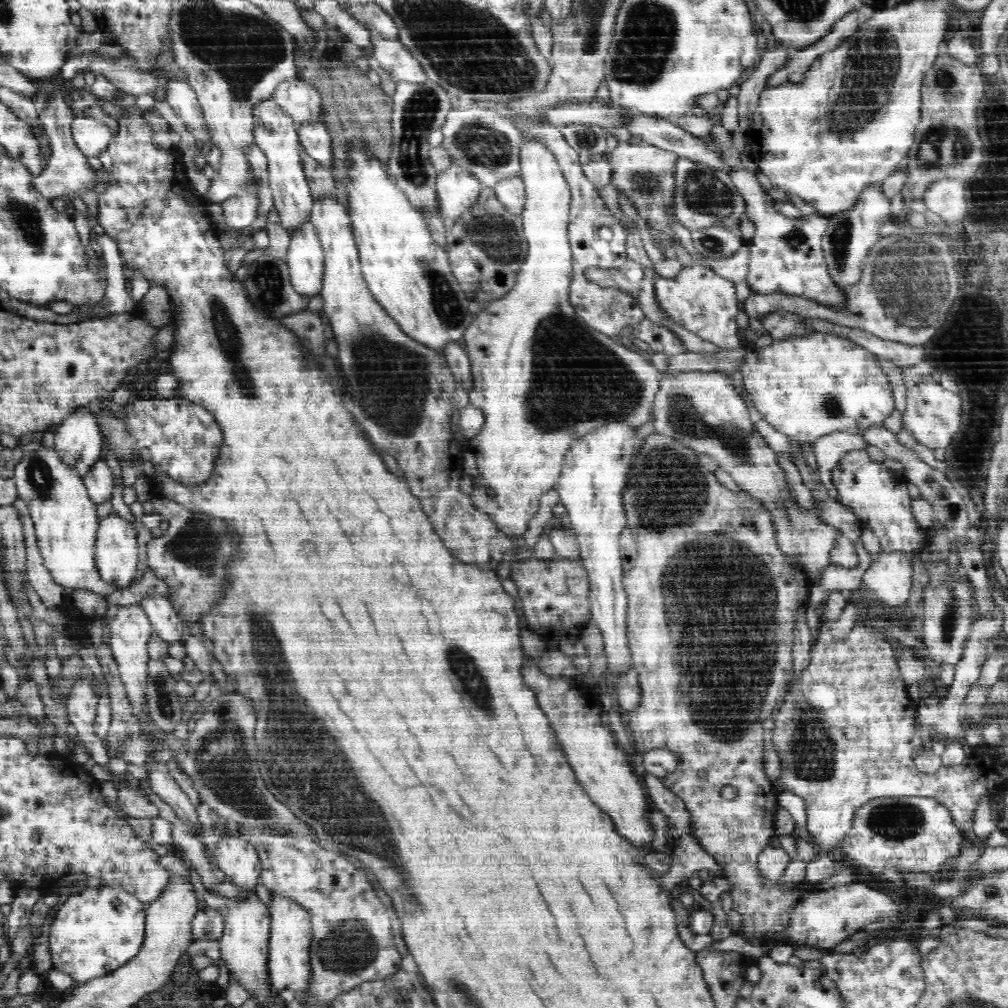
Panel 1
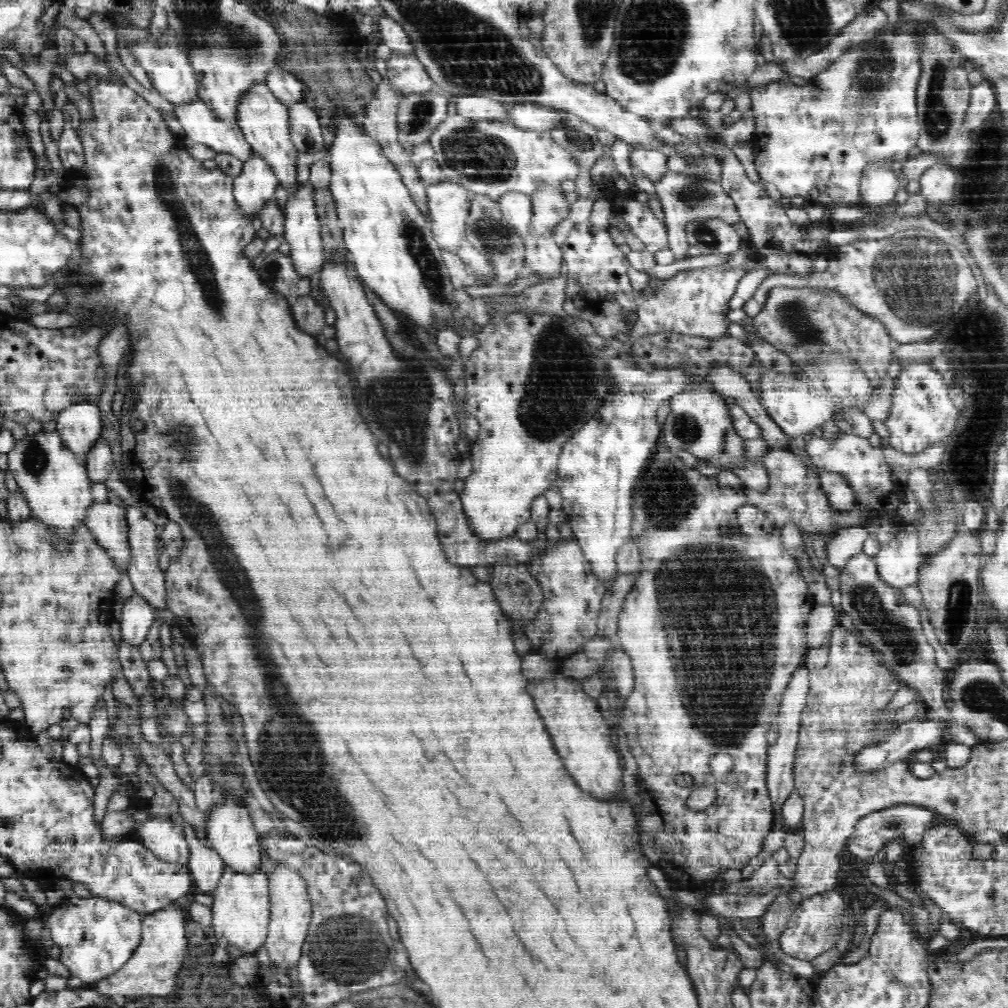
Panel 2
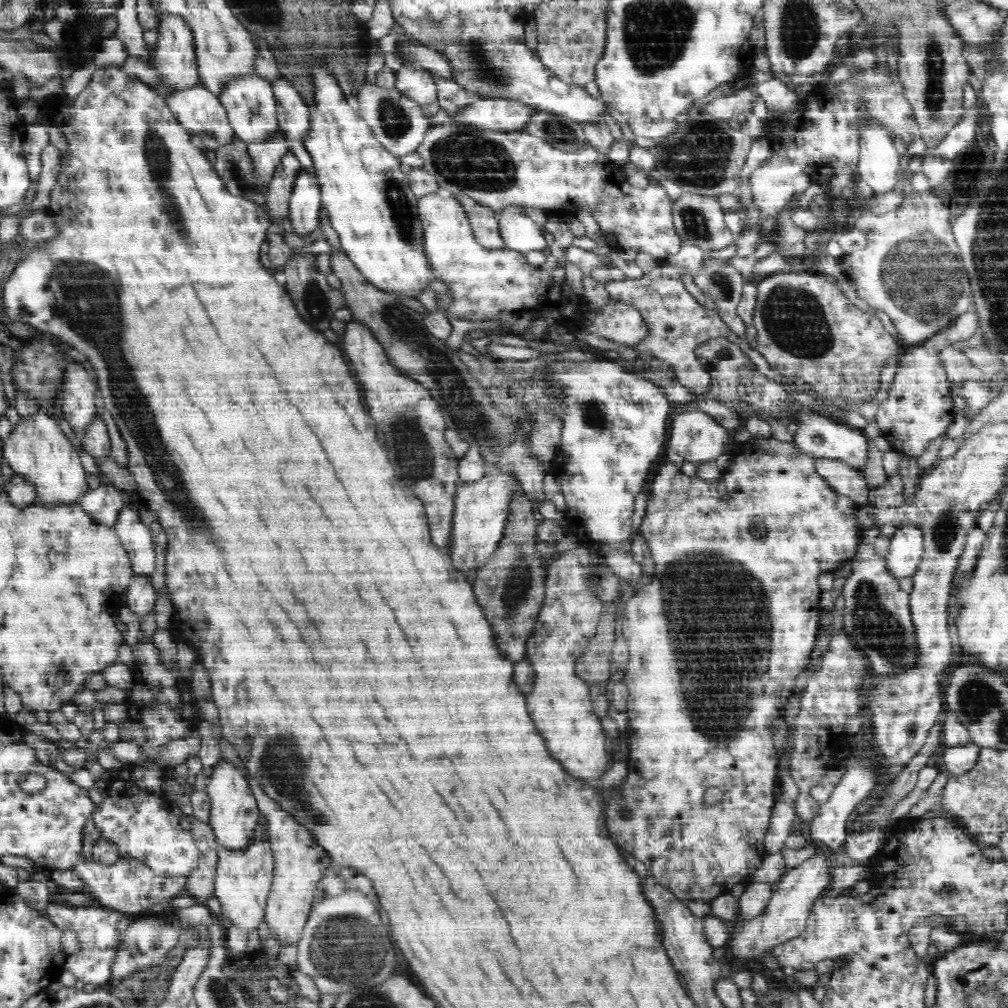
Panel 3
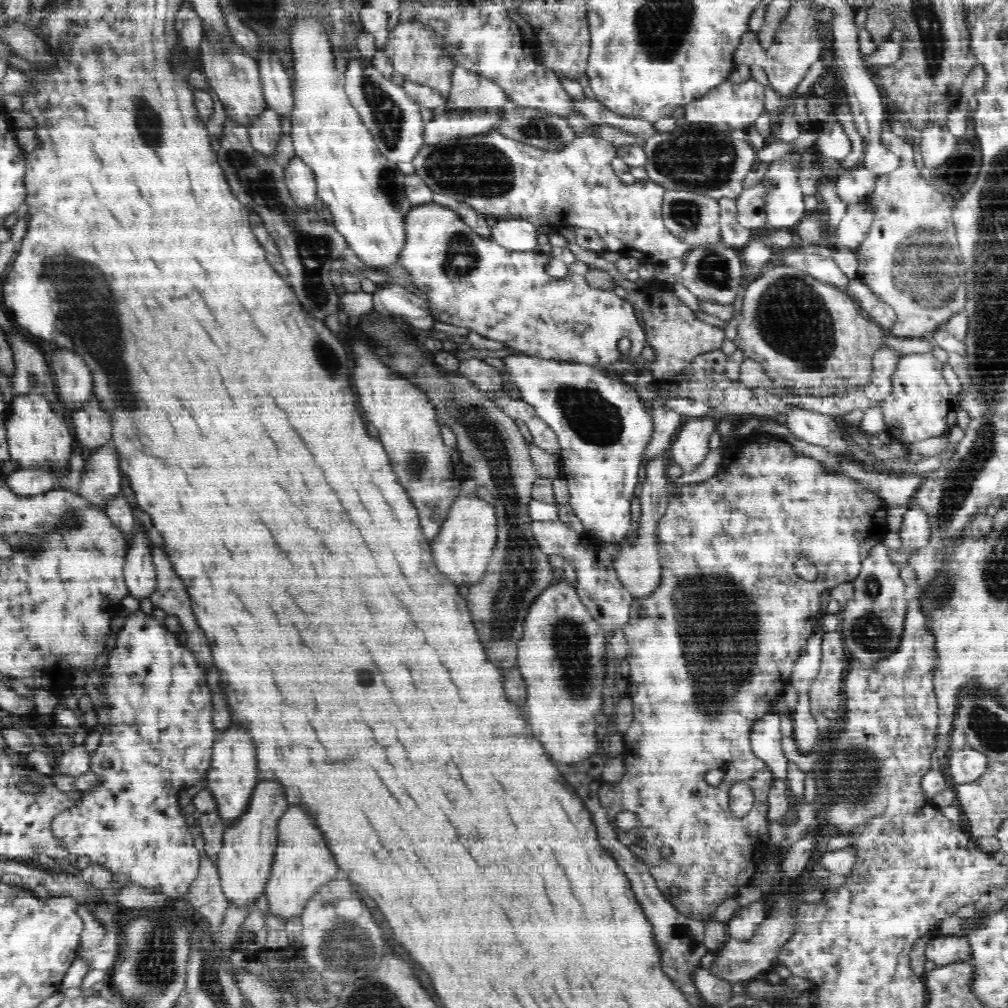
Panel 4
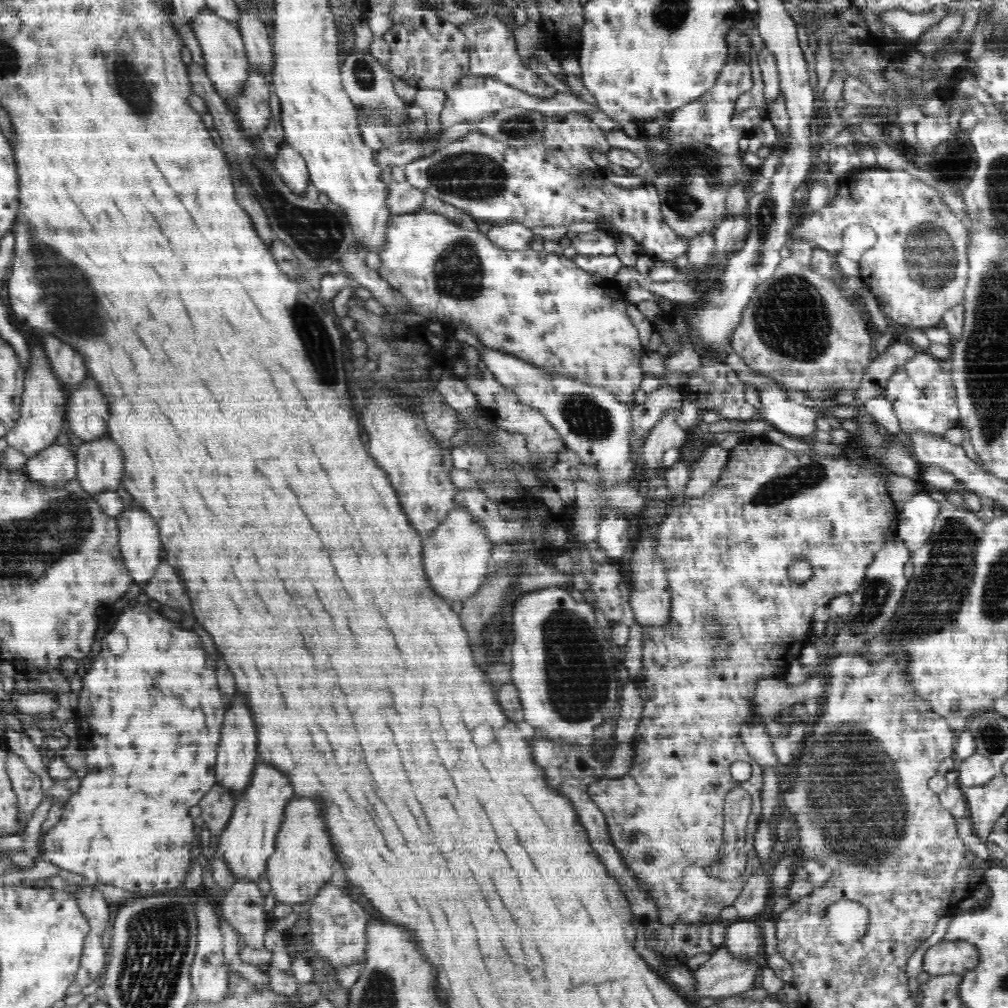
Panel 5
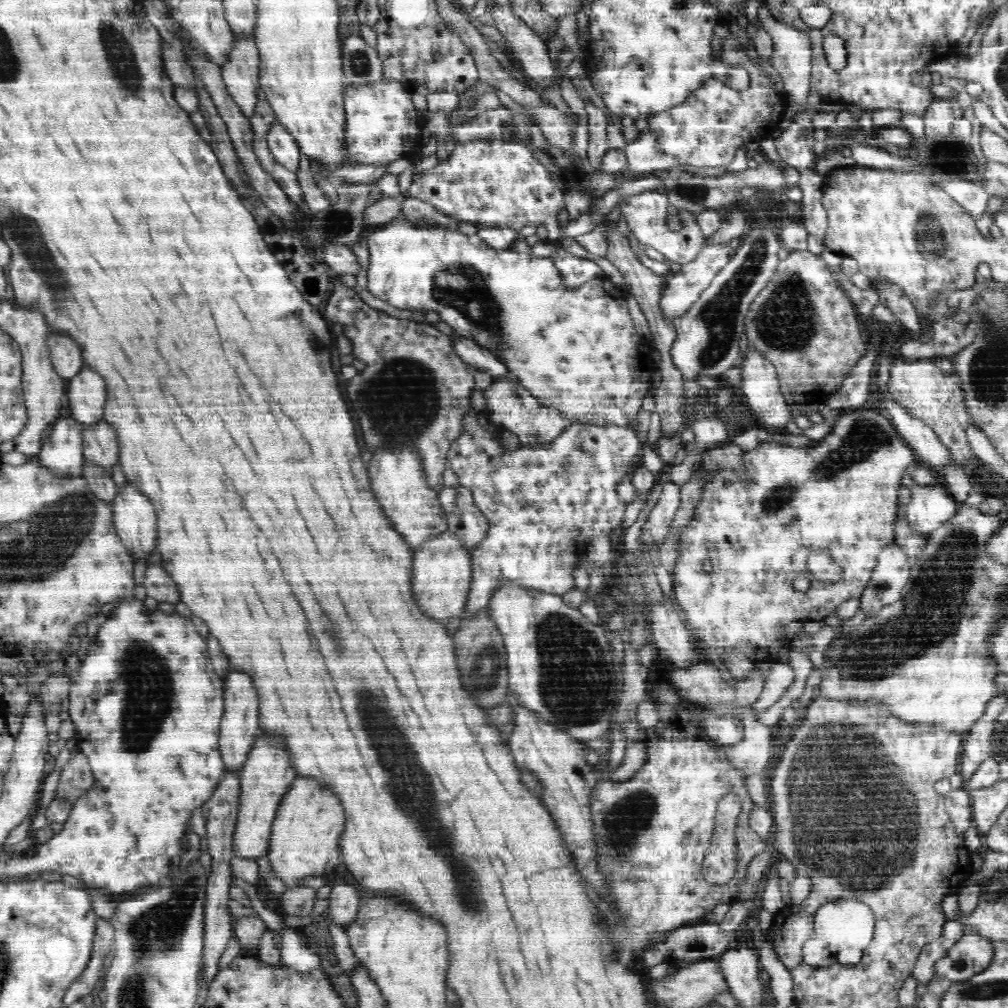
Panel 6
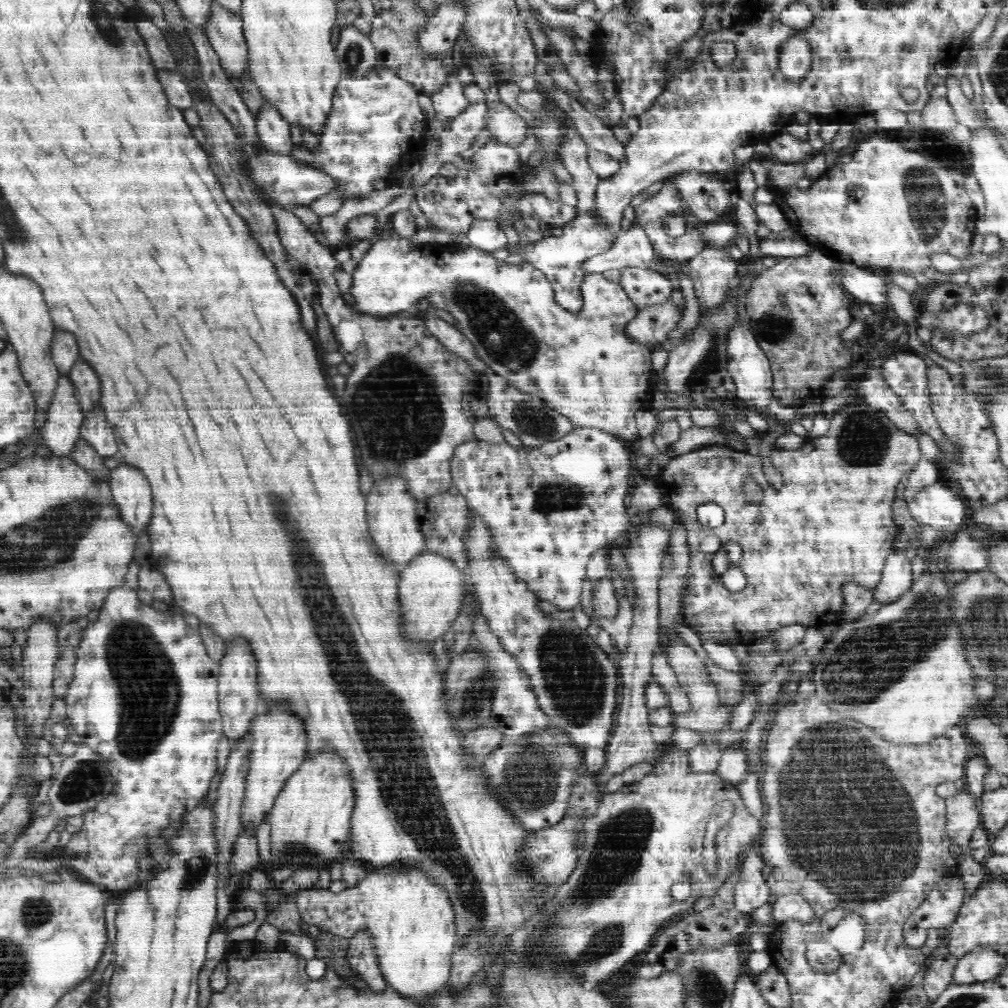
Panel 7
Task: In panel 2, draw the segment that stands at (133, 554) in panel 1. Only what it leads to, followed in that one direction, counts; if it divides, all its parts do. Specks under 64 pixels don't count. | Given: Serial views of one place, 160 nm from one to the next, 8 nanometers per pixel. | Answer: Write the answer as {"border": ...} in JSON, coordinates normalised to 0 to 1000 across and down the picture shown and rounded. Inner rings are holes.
{"border":[[[92,498],[84,512],[84,519],[95,539],[102,545],[118,565],[128,562],[128,523],[125,505],[112,499]]]}

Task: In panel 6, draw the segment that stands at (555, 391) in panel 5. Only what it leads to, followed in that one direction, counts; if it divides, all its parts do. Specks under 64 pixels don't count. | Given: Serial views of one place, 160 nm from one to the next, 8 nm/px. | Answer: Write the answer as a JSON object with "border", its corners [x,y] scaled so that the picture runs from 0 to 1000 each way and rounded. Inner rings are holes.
{"border":[[[454,332],[448,334],[447,338],[458,360],[472,364],[473,368],[484,369],[490,375],[504,375],[506,369],[502,361],[470,337]]]}

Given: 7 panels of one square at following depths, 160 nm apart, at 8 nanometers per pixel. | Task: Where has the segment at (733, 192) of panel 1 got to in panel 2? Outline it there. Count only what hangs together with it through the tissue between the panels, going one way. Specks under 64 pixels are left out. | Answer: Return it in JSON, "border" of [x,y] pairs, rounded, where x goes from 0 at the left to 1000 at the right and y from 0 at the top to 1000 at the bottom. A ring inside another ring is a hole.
{"border":[[[684,169],[661,171],[659,177],[649,183],[652,196],[654,196],[660,221],[663,227],[664,246],[670,258],[679,258],[685,243],[680,241],[680,224],[685,219],[699,219],[701,216],[714,216],[718,220],[732,220],[735,216],[732,207],[728,204],[727,196],[716,187],[713,181],[704,181],[694,178],[691,174],[684,173]]]}

